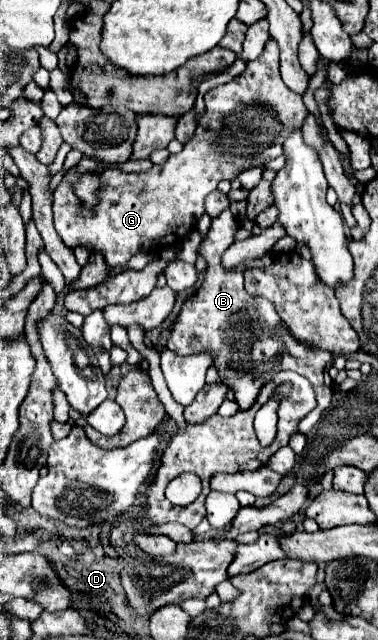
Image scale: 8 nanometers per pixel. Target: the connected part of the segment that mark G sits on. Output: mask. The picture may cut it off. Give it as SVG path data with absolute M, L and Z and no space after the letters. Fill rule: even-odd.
M268 41L264 47L264 53L246 65L246 69L240 73L238 79L232 79L226 85L214 87L204 95L206 113L202 115L198 129L194 137L184 145L184 149L176 155L170 155L166 163L152 165L148 173L122 173L118 169L102 171L102 189L100 189L100 203L92 213L80 215L80 201L72 193L72 181L68 179L80 179L76 169L66 171L64 181L54 191L54 225L58 235L68 247L74 245L88 245L94 251L102 251L110 267L124 267L136 253L152 253L158 251L164 243L164 247L178 245L184 241L184 237L196 227L198 219L204 215L204 197L216 189L216 185L222 179L236 179L244 169L252 169L258 165L264 165L278 155L282 155L282 145L288 139L288 135L302 127L304 117L308 115L306 105L302 103L302 97L296 97L284 81L280 79L280 57L278 57L278 45L276 41Z

